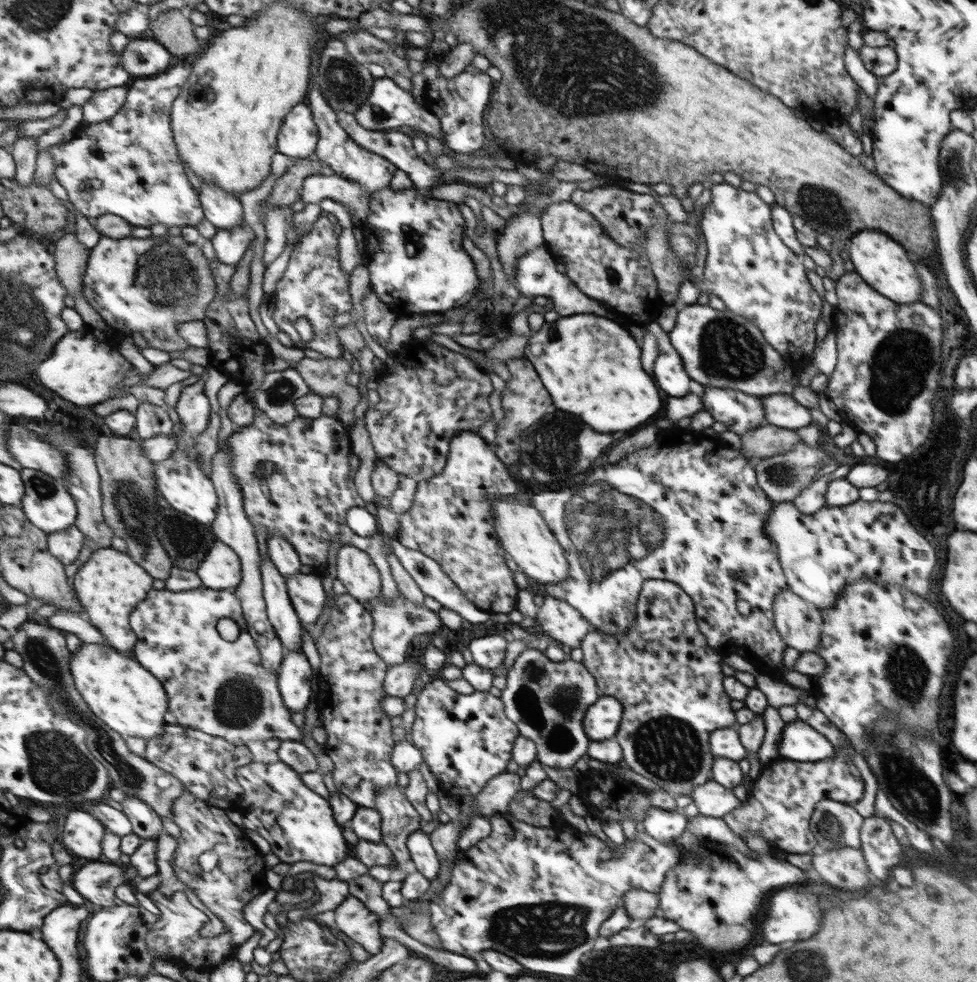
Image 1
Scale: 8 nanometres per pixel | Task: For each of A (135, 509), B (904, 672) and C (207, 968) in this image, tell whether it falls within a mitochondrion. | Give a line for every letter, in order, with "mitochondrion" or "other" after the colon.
A: mitochondrion
B: mitochondrion
C: other

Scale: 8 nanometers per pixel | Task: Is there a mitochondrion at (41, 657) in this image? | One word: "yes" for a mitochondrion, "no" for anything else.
yes

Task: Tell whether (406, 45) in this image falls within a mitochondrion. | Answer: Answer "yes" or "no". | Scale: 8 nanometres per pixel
no

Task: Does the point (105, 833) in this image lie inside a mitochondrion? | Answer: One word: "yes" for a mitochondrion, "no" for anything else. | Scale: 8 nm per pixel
no

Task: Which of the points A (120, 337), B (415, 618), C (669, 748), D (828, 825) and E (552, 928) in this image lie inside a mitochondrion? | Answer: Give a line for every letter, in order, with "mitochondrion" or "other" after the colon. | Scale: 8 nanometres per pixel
A: other
B: mitochondrion
C: mitochondrion
D: mitochondrion
E: mitochondrion

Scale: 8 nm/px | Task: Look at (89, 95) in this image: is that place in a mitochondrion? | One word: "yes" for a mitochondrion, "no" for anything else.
no

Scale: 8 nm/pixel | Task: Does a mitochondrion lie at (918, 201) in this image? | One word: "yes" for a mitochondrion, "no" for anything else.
no

